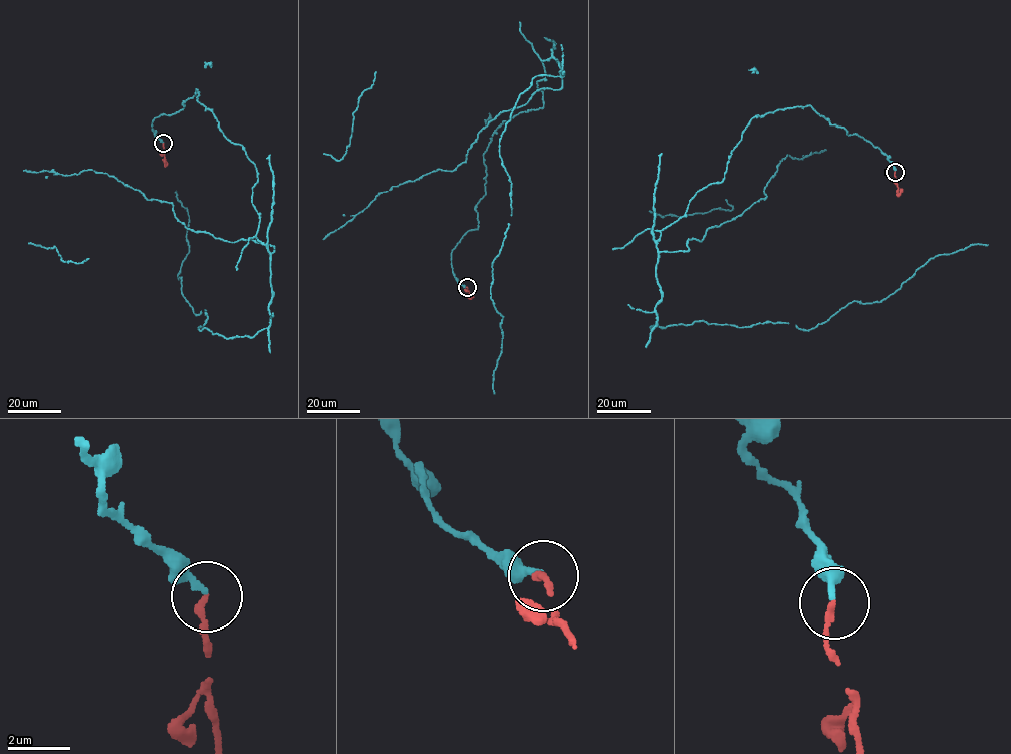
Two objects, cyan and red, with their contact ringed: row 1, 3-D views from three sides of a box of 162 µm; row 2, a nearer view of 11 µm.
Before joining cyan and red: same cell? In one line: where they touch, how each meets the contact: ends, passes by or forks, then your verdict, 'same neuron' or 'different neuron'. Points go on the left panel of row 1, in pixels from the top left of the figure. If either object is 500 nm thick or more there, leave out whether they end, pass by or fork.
(163, 143) | cyan ends | red ends | same neuron

